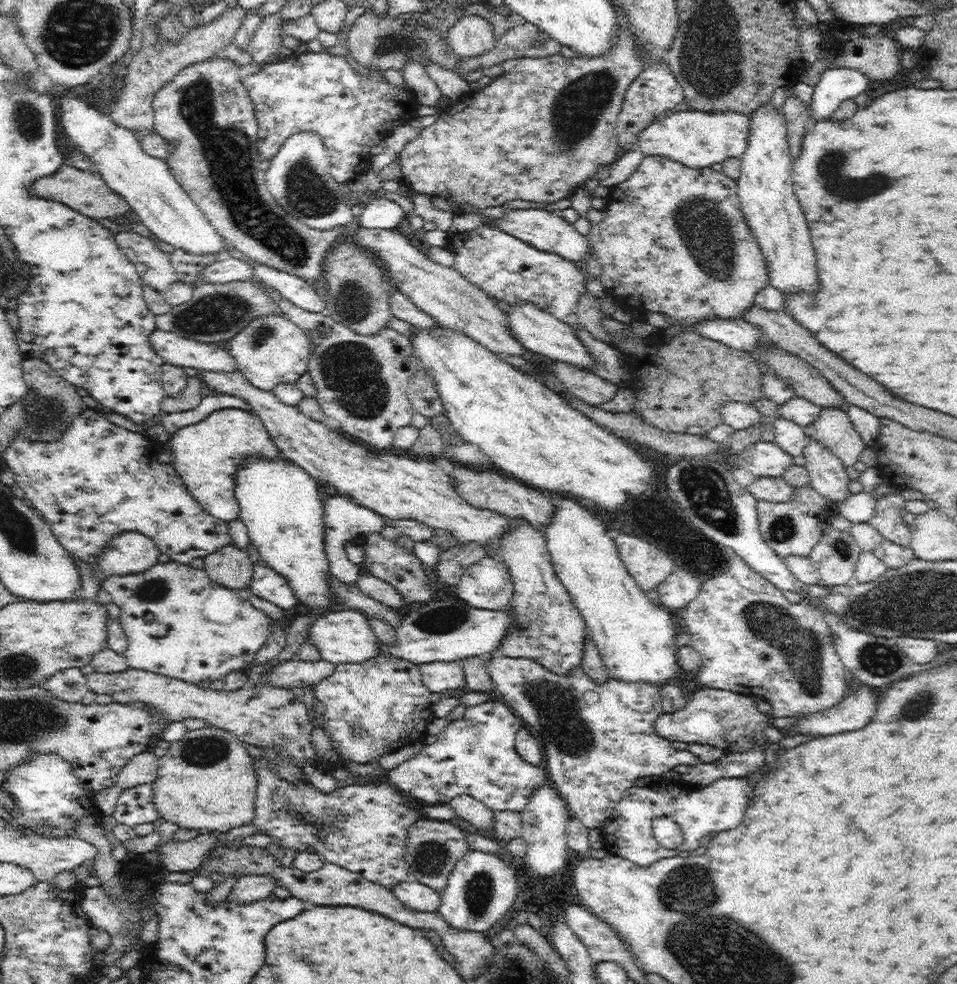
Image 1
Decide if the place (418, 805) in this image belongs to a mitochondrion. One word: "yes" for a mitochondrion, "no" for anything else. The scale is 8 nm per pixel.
no

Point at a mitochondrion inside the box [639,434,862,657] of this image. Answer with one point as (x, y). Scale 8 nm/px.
(706, 495)

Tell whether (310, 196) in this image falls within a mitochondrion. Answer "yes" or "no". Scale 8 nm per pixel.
yes

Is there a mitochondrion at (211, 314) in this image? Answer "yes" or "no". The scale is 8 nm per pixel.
yes

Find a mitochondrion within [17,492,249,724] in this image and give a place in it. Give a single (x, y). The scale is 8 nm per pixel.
(156, 589)

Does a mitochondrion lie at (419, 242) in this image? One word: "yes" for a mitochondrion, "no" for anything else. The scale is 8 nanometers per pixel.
no

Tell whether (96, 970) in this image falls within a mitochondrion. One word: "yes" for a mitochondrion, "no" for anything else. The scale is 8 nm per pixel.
no

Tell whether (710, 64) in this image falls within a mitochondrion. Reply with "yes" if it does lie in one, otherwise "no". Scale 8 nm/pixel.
yes

